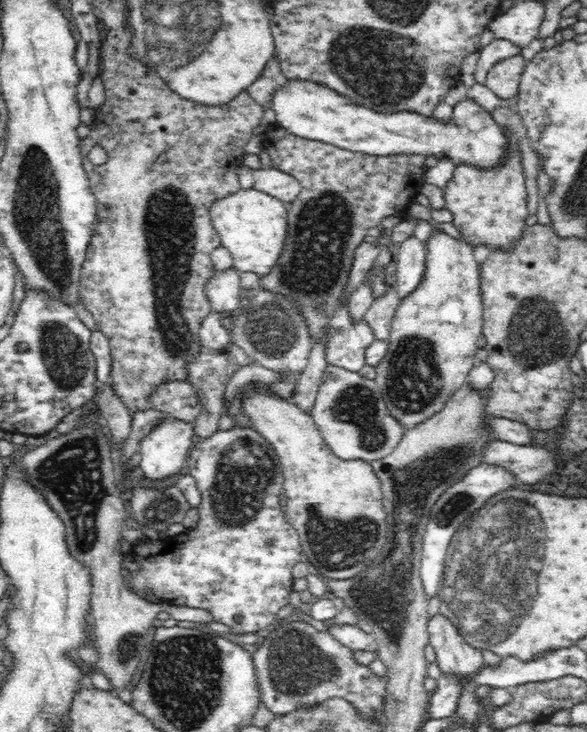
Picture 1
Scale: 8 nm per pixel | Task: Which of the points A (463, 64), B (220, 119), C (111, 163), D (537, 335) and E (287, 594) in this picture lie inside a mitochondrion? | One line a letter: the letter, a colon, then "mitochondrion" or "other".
A: other
B: other
C: other
D: mitochondrion
E: other

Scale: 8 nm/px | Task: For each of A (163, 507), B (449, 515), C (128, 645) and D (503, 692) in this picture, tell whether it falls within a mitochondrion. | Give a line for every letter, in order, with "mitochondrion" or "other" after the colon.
A: mitochondrion
B: mitochondrion
C: mitochondrion
D: other

